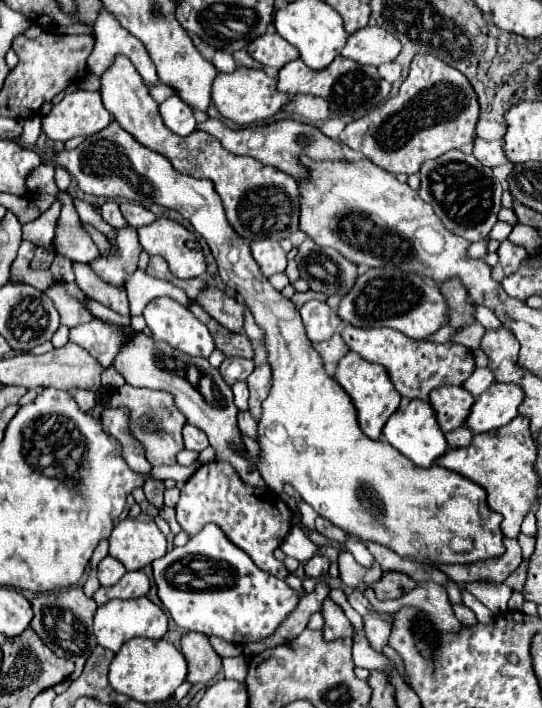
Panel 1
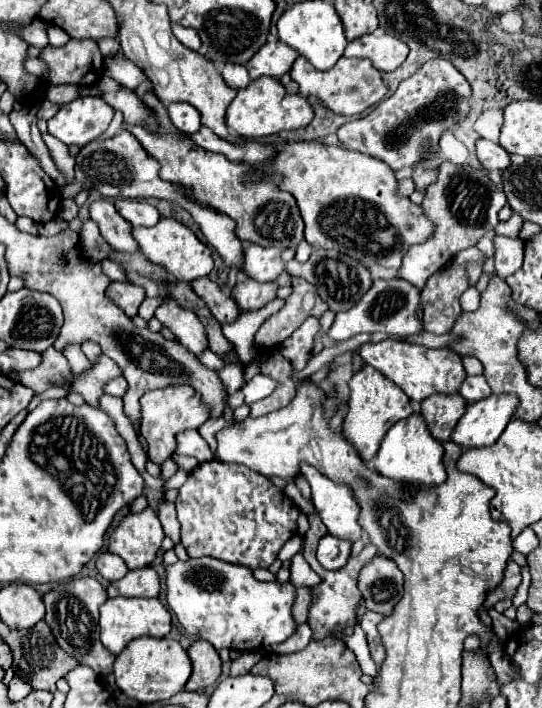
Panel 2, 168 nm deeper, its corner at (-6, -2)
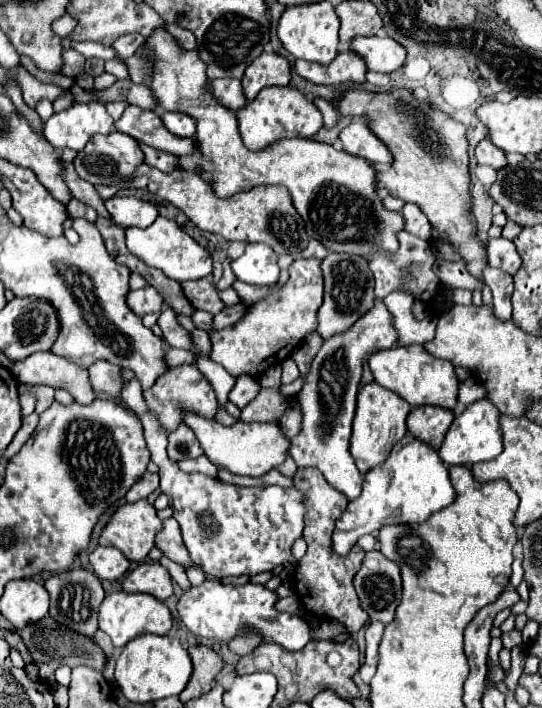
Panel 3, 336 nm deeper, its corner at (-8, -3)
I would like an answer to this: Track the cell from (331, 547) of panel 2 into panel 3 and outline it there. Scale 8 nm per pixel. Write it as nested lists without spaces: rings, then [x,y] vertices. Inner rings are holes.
[[[408,431],[392,447],[388,459],[364,475],[360,497],[350,501],[336,521],[332,551],[338,557],[346,557],[362,535],[374,533],[388,523],[422,523],[432,513],[450,505],[454,497],[456,493],[450,483],[448,467],[442,463],[440,455]]]

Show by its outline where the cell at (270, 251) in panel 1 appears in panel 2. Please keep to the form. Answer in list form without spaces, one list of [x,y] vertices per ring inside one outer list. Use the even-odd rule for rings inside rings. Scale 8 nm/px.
[[[250,244],[244,250],[242,272],[256,282],[274,282],[284,272],[280,250],[264,248],[260,244]]]

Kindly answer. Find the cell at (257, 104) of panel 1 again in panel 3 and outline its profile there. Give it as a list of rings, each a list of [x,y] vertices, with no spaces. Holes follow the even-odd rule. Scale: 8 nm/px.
[[[264,87],[254,101],[238,109],[238,129],[248,149],[264,149],[286,137],[312,137],[322,127],[322,113],[304,93],[290,87]]]

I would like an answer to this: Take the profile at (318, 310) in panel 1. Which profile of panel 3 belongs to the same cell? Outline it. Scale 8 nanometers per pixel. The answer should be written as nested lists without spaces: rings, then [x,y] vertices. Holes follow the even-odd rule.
[[[294,359],[282,361],[282,383],[290,383],[290,381],[294,381],[298,375],[300,375],[300,373],[298,373],[298,367],[296,367]]]

